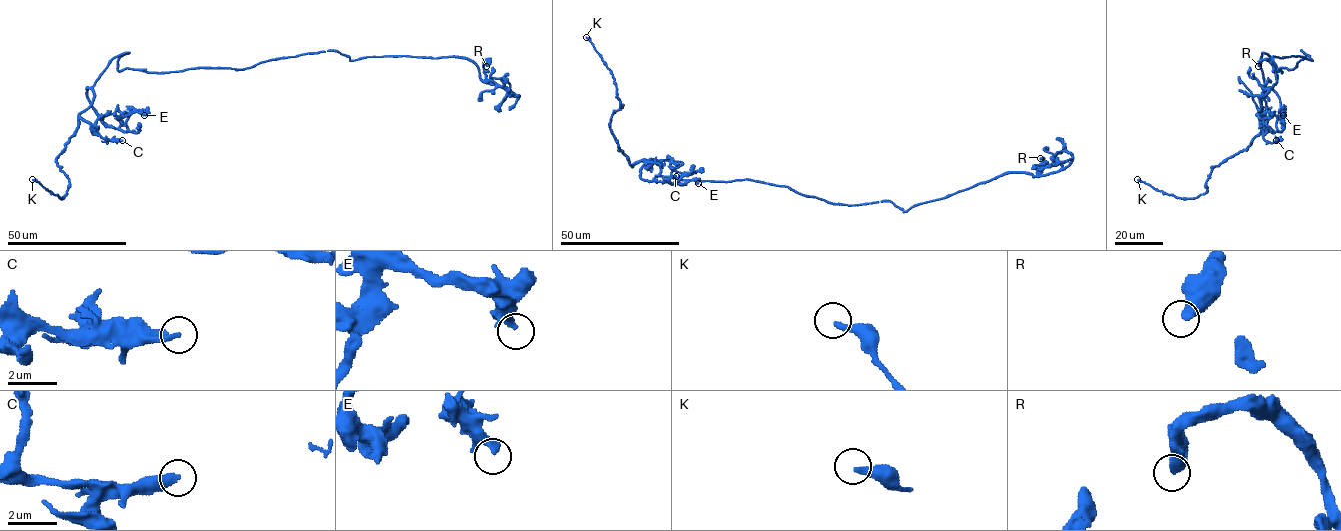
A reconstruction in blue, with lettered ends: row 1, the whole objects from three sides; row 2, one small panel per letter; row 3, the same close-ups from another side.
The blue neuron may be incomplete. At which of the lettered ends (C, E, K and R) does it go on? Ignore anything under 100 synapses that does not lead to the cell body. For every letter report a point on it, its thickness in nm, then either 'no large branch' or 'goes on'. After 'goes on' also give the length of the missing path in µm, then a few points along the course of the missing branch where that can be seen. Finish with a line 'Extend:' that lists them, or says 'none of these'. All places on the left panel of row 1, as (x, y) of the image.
C: at (122, 140); 280 nm thick; no large branch
E: at (144, 115); 360 nm thick; no large branch
K: at (32, 179); 280 nm thick; no large branch
R: at (486, 66); 480 nm thick; no large branch
Extend: none of these

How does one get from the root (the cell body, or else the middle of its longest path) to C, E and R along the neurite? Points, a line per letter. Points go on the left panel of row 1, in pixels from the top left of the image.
C: (202, 67), (118, 70), (118, 58), (129, 52), (115, 56), (79, 115), (107, 143), (122, 140)
E: (202, 67), (118, 70), (129, 52), (115, 56), (87, 88), (89, 102), (115, 128), (132, 109), (144, 115)
R: (202, 67), (244, 69), (327, 51), (351, 60), (466, 57), (482, 80), (483, 64), (489, 60), (486, 66)

